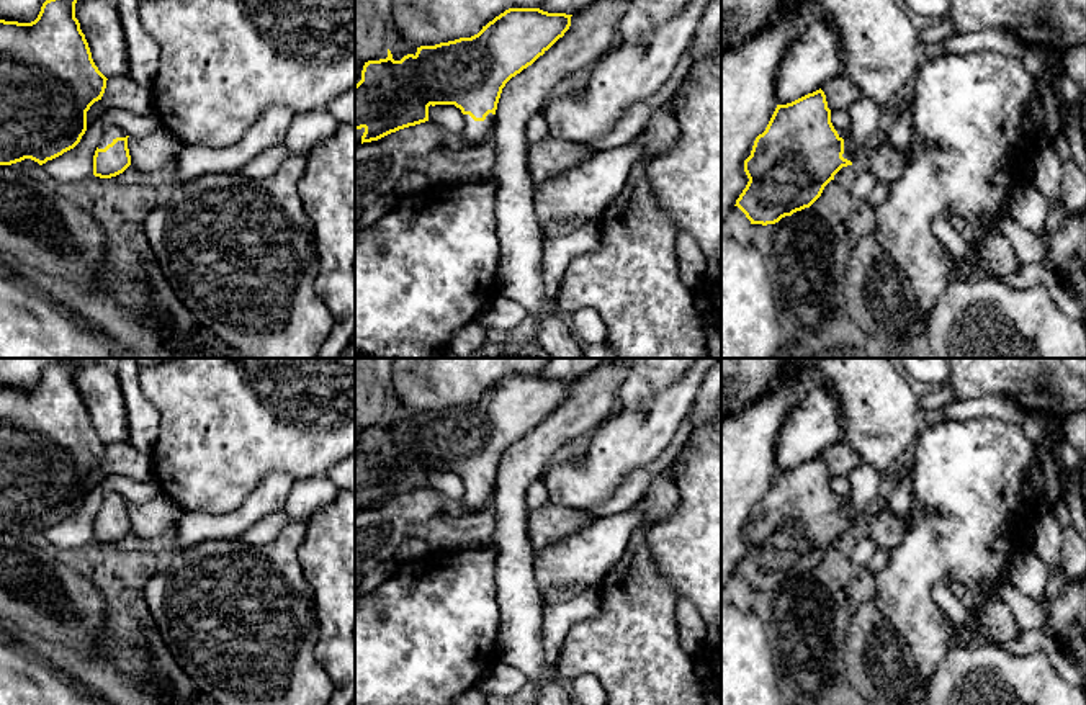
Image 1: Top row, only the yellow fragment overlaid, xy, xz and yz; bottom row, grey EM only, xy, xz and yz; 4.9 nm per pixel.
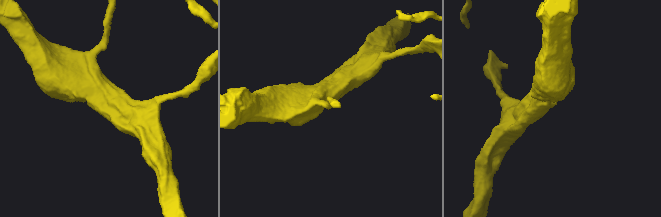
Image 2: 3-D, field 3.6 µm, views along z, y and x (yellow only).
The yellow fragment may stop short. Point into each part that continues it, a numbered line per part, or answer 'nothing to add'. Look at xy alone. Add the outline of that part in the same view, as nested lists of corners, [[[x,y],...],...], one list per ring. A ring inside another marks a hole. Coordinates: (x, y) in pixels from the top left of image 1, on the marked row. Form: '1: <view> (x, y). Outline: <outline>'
1: xy (113, 131). Outline: [[[118,124],[108,126],[100,139],[98,149],[105,149],[108,144],[111,144],[116,137],[126,137],[128,134],[124,129]]]

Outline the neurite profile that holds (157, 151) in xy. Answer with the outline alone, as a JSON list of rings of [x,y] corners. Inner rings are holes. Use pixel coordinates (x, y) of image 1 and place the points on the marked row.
[[[164,126],[144,137],[128,137],[131,165],[142,172],[165,170],[175,164],[182,144]]]

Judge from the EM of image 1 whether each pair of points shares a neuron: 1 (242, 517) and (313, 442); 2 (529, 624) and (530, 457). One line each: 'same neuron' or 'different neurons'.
1: different neurons
2: same neuron

